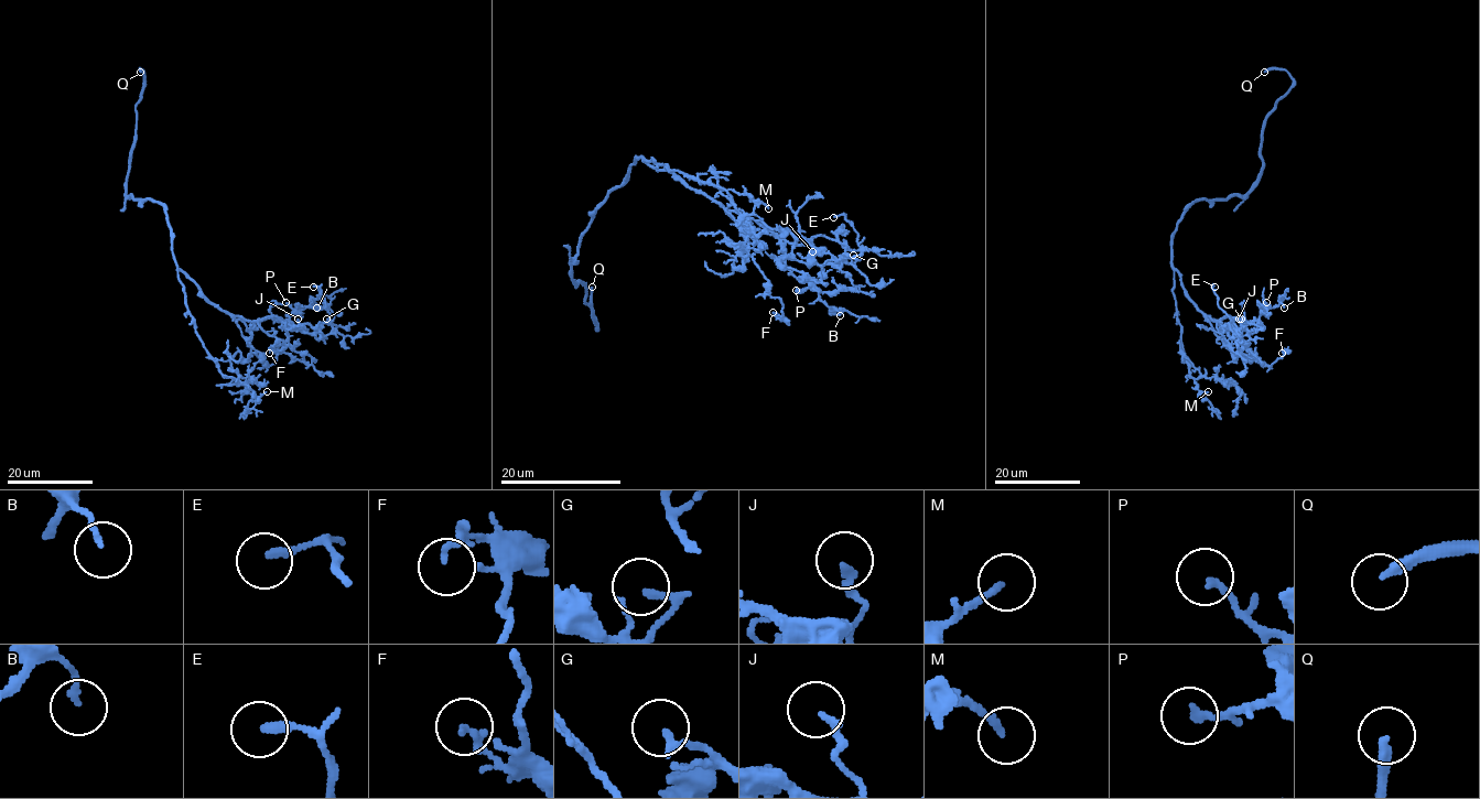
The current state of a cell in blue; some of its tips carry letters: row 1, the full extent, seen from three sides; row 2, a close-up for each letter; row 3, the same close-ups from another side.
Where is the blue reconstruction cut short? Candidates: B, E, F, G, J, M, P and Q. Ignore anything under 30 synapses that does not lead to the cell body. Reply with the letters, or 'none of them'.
M, Q

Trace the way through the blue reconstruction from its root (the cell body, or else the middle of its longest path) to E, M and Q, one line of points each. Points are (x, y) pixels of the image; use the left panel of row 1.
E: (172, 246), (176, 266), (223, 310), (250, 321), (310, 324), (325, 335), (330, 313), (313, 287)
M: (172, 246), (185, 305), (207, 354), (223, 375), (239, 379), (257, 396), (267, 391)
Q: (172, 246), (165, 208), (154, 200), (126, 195), (134, 105), (143, 85), (140, 72)

